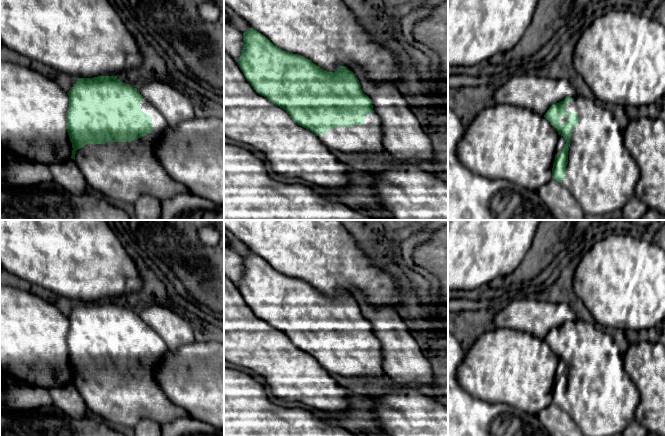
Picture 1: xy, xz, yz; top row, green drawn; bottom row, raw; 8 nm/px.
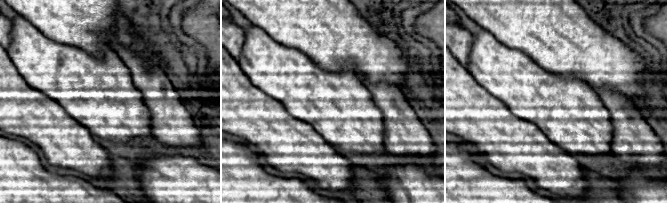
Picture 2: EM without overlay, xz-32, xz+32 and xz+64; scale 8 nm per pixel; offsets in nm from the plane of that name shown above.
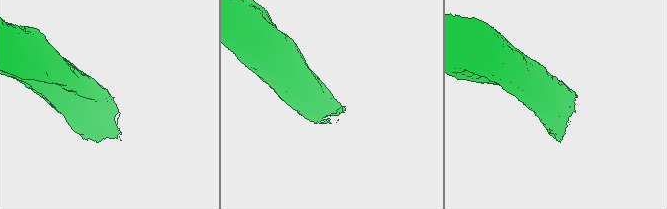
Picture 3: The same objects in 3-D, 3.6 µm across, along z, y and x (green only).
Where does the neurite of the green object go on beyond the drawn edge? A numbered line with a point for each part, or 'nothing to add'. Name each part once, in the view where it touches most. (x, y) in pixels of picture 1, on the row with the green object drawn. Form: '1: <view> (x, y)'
1: xy (123, 171)

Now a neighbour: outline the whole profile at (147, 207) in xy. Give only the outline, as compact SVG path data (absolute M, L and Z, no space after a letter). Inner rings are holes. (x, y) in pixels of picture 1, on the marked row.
M142 194L133 204L137 220L159 220L161 201L148 194Z

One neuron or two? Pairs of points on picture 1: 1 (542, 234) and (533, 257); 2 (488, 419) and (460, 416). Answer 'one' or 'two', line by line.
1: one
2: one

